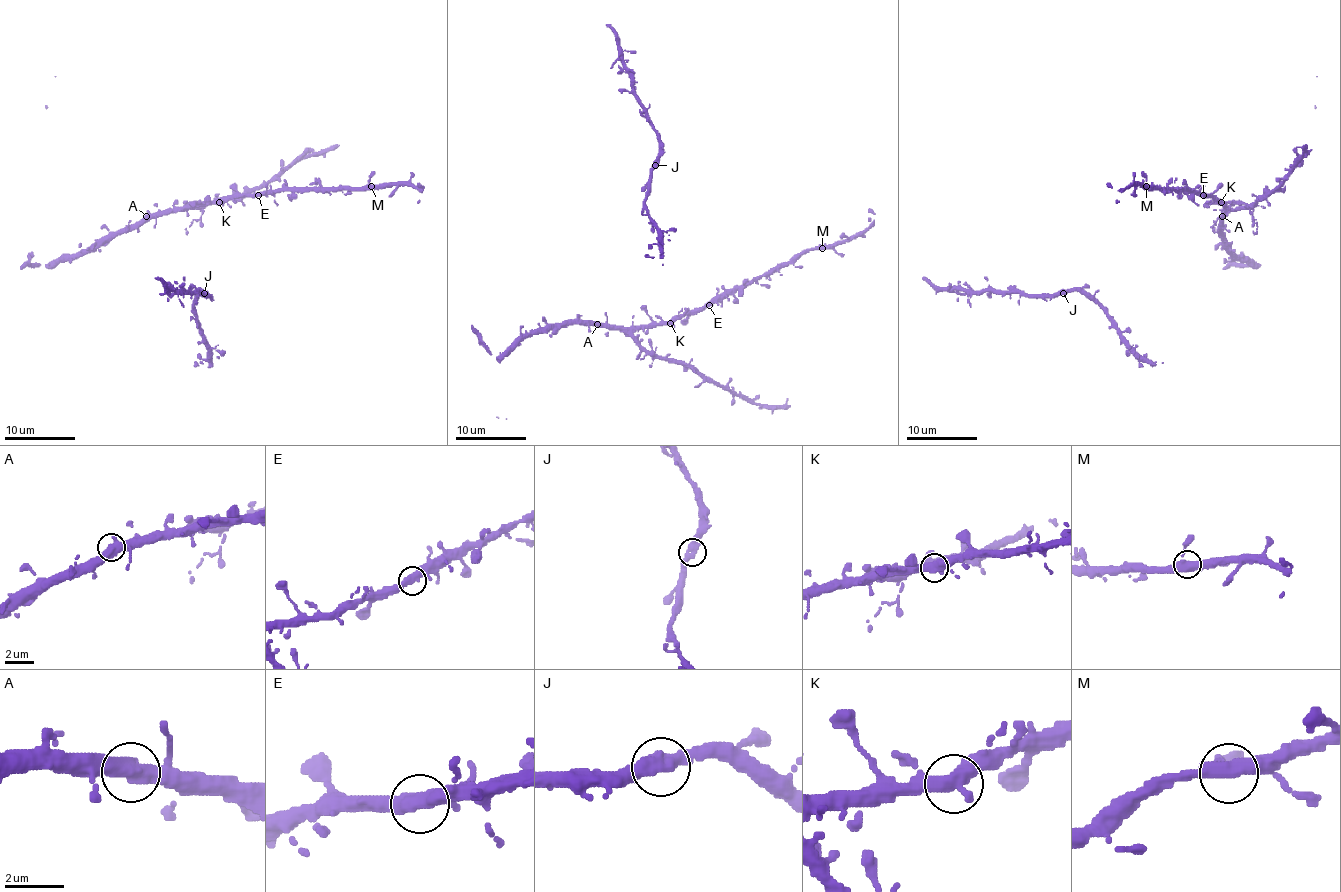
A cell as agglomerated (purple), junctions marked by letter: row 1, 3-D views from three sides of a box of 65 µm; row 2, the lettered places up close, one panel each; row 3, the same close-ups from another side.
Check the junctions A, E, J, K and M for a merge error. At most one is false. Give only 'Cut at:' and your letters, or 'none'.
Cut at: none

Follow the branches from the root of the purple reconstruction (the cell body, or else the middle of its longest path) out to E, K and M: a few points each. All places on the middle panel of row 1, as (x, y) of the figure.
E: (606, 316), (608, 324), (638, 328), (672, 323), (686, 314), (696, 314), (709, 305)
K: (606, 316), (608, 324), (622, 328), (670, 323)
M: (606, 316), (608, 324), (622, 328), (672, 323), (787, 266), (804, 252), (822, 248)

